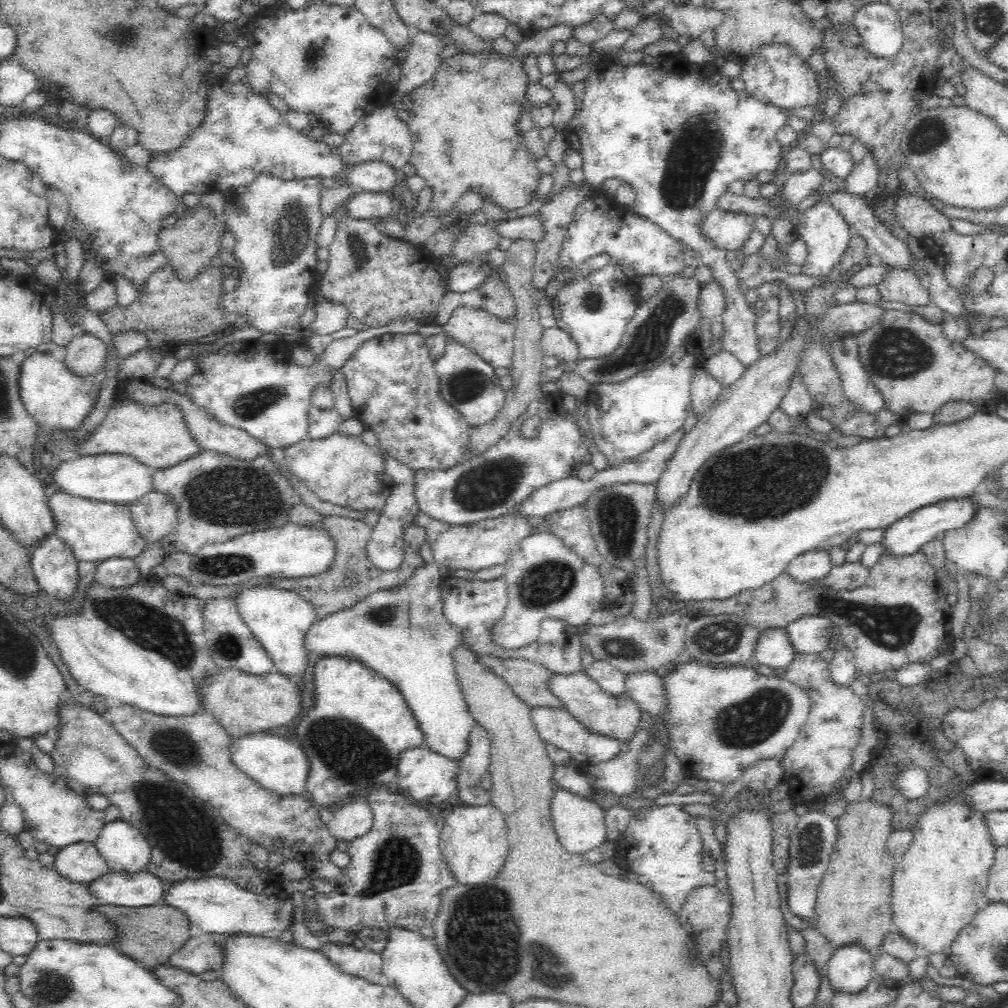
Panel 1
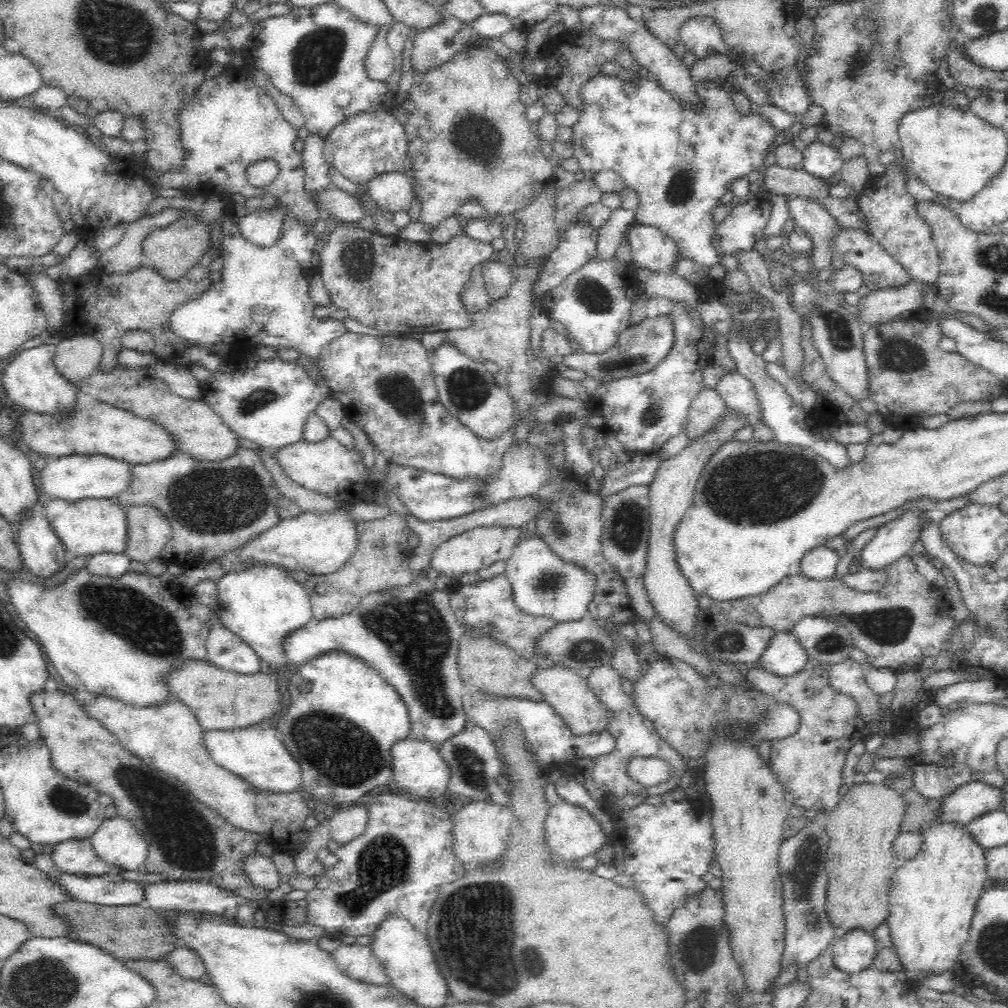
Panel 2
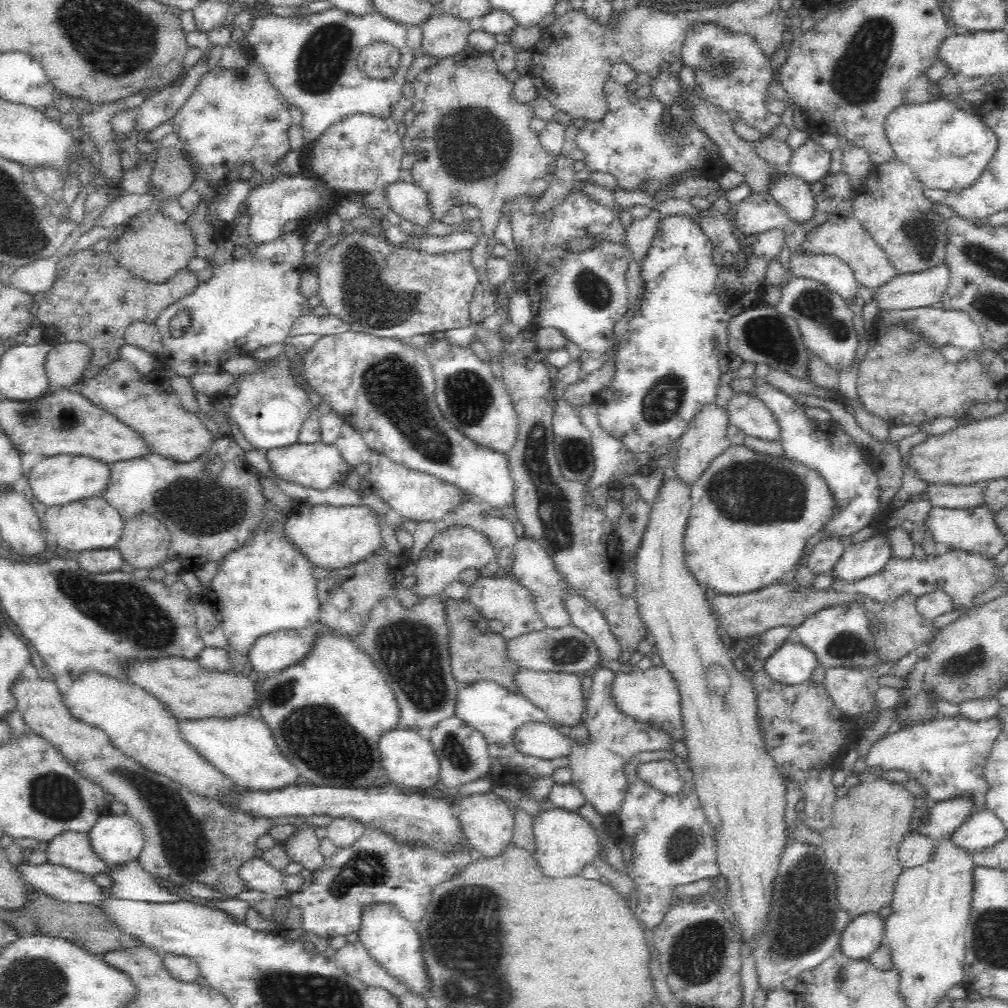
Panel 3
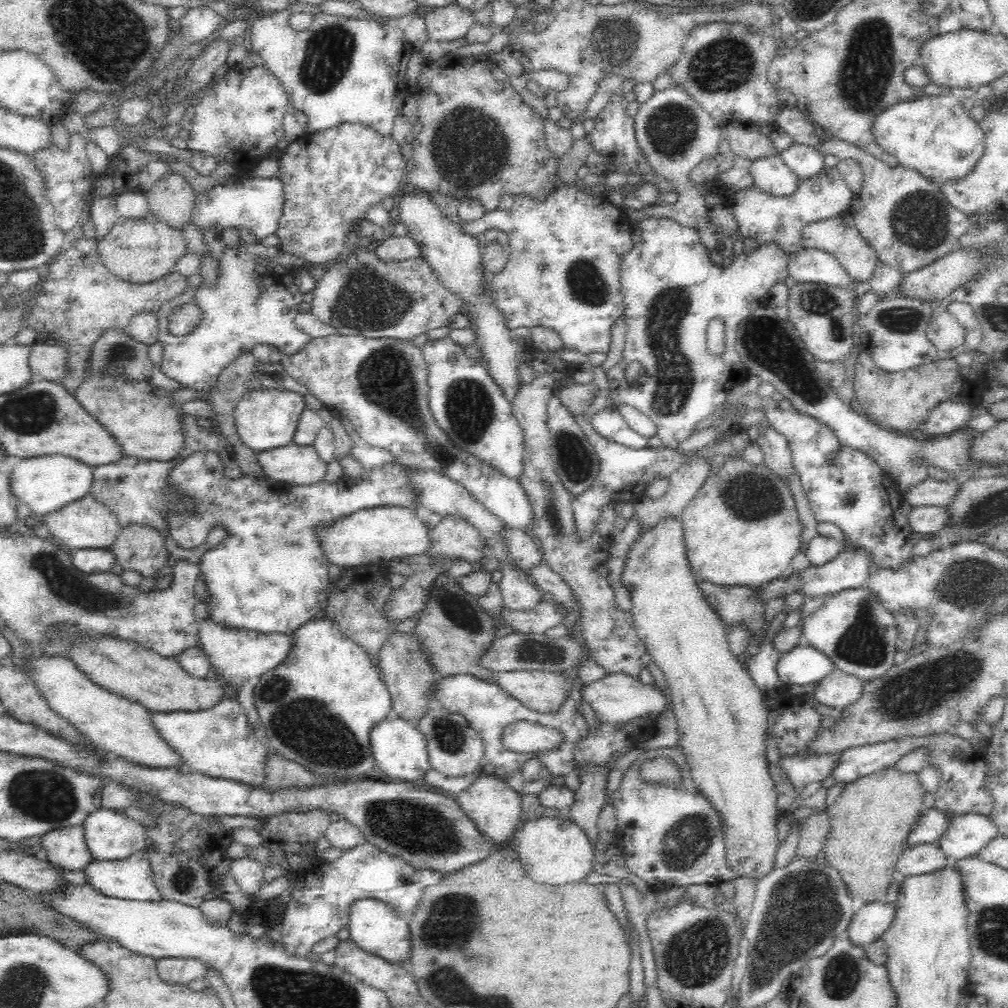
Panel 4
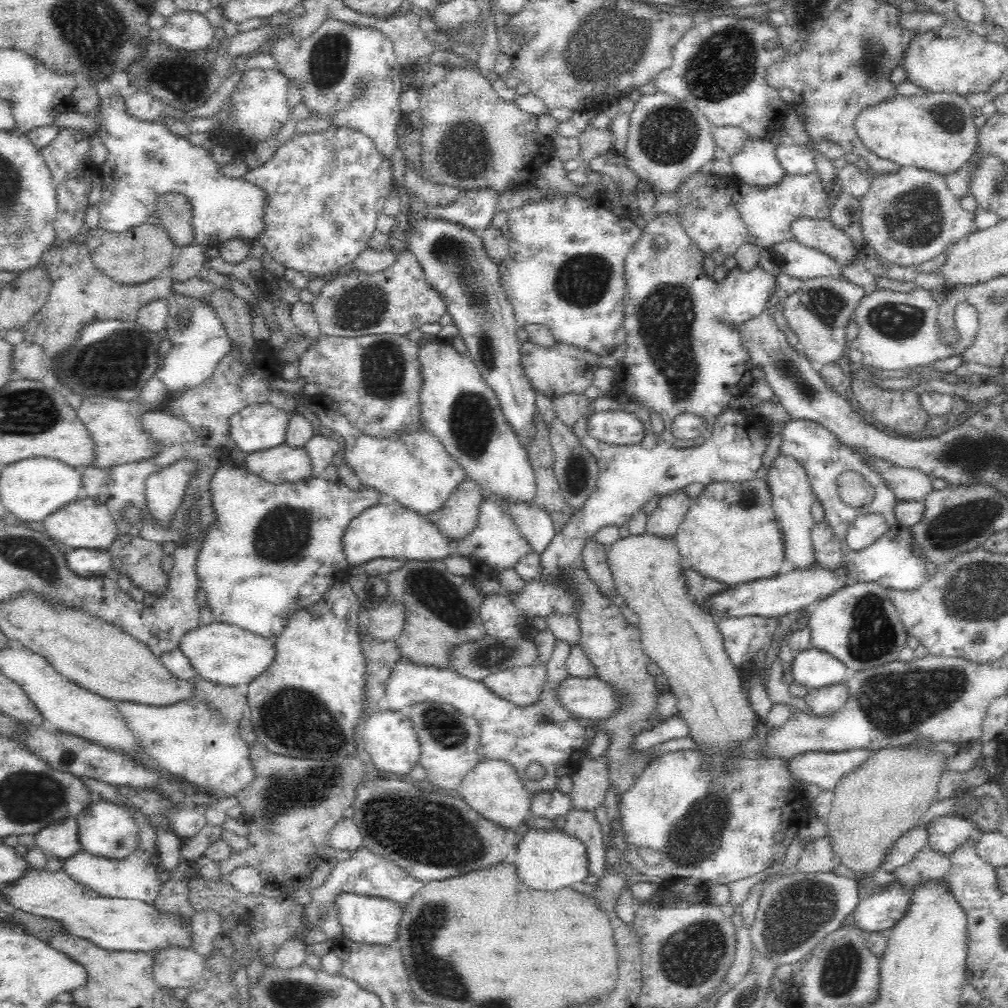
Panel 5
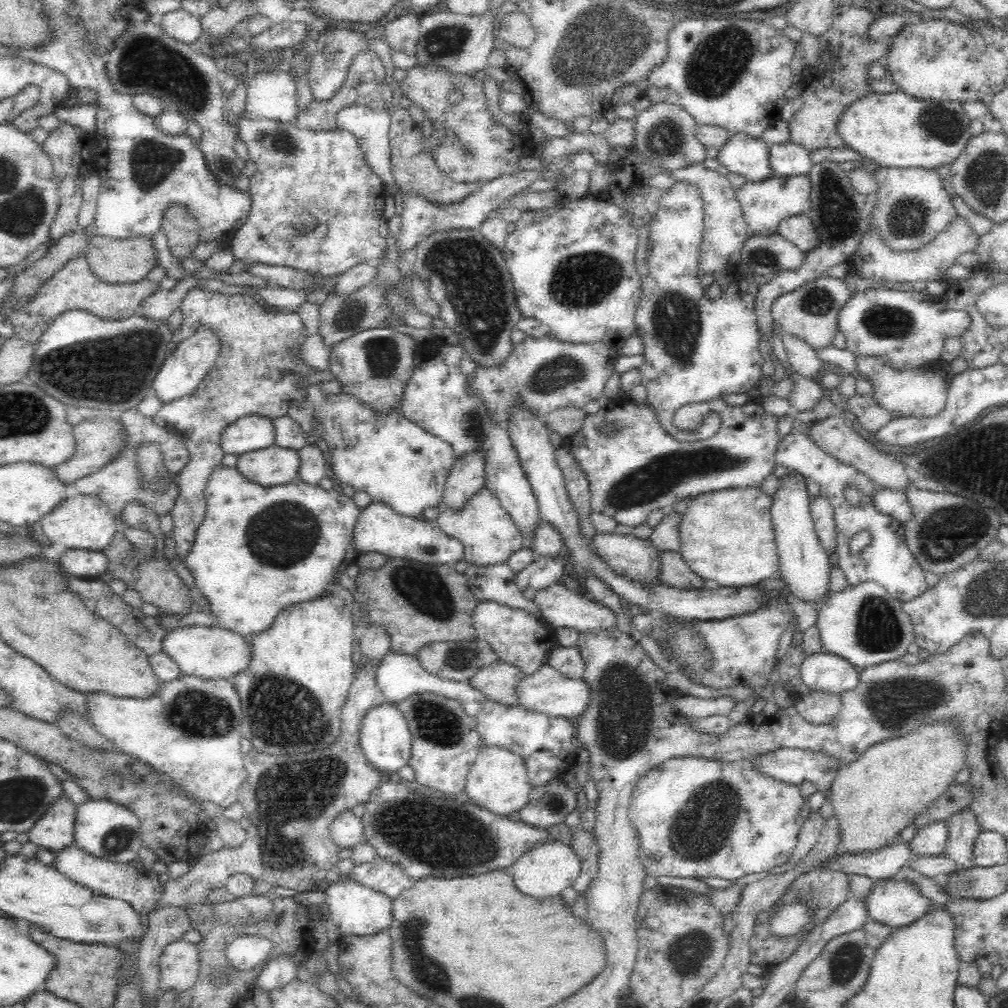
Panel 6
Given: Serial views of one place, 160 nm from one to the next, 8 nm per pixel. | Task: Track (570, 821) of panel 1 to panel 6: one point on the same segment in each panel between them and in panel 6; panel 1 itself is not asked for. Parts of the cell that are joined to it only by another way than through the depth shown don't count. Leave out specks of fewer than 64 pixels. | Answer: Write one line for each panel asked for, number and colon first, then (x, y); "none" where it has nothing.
2: (572, 832)
3: (565, 841)
4: (554, 850)
5: (547, 859)
6: (547, 867)

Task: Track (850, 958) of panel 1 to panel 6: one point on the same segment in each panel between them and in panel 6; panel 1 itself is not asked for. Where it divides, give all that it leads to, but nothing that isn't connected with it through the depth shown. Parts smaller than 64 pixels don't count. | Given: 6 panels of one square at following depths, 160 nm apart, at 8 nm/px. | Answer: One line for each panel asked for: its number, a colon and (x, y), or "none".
2: (852, 953)
3: (861, 936)
4: (869, 922)
5: (877, 913)
6: (894, 903)

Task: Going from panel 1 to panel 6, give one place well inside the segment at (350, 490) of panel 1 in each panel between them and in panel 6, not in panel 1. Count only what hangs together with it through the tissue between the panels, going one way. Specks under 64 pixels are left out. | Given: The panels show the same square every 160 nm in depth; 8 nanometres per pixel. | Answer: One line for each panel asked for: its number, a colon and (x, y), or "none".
2: (329, 468)
3: (318, 465)
4: (297, 465)
5: (284, 463)
6: (275, 465)

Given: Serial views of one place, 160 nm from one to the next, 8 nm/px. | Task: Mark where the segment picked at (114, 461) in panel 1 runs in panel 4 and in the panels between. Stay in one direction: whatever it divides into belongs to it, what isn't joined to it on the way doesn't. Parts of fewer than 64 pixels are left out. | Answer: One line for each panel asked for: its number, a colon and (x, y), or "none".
2: (77, 477)
3: (56, 480)
4: (46, 483)

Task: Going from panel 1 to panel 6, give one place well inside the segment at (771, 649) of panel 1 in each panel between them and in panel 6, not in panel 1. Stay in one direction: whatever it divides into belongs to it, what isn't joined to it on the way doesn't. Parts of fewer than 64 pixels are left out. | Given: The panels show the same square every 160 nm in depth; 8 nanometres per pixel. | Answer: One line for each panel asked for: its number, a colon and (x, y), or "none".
2: (783, 656)
3: (792, 663)
4: (803, 665)
5: (812, 668)
6: (825, 672)

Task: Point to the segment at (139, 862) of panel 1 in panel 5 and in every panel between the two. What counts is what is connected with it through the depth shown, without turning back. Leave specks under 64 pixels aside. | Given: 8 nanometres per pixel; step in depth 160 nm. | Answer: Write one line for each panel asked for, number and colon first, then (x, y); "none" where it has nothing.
2: (117, 842)
3: (116, 839)
4: (110, 835)
5: (107, 830)

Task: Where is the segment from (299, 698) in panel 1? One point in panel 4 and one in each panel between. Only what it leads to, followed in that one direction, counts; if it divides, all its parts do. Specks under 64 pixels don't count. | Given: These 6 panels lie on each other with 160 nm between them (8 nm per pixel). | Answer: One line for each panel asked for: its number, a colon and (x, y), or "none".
2: (222, 700)
3: (192, 692)
4: (160, 683)

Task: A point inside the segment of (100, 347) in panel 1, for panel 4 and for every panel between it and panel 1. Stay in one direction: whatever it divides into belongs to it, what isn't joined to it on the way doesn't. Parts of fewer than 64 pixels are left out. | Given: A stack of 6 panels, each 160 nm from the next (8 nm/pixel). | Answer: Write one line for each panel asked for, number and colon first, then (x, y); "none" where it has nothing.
2: (78, 357)
3: (65, 365)
4: (48, 362)

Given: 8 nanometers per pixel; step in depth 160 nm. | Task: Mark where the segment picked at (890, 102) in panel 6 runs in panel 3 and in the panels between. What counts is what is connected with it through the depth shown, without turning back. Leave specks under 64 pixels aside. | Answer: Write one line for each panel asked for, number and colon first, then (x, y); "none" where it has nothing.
3: (948, 148)
4: (934, 135)
5: (936, 132)

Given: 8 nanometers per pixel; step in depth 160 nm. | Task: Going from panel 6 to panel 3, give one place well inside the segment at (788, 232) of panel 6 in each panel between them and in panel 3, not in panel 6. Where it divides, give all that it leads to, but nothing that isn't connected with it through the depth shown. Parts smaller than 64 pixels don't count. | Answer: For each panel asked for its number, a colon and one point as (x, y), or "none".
3: (844, 237)
4: (838, 235)
5: (822, 234)

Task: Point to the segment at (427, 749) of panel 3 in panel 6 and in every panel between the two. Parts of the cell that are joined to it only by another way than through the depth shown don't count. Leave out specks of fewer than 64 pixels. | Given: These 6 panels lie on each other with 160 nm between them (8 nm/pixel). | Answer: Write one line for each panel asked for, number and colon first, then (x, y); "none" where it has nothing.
4: (400, 749)
5: (389, 737)
6: (386, 742)

